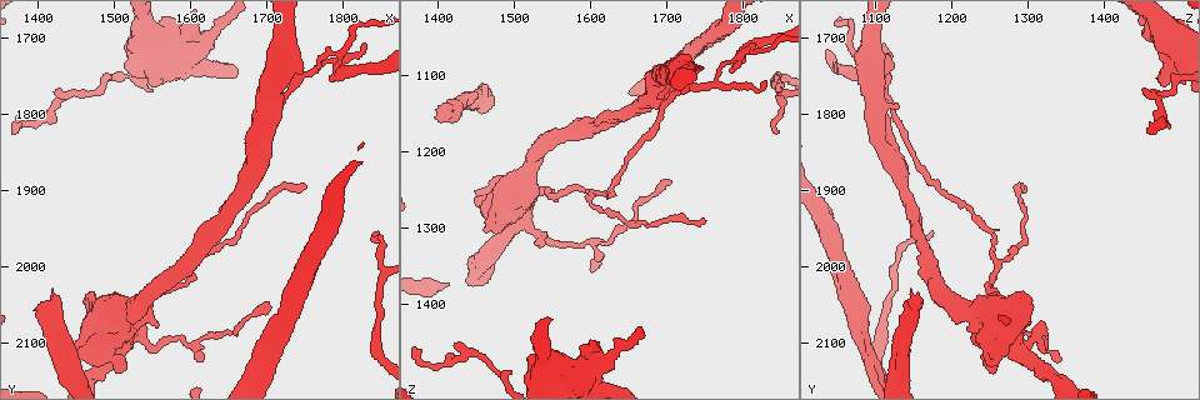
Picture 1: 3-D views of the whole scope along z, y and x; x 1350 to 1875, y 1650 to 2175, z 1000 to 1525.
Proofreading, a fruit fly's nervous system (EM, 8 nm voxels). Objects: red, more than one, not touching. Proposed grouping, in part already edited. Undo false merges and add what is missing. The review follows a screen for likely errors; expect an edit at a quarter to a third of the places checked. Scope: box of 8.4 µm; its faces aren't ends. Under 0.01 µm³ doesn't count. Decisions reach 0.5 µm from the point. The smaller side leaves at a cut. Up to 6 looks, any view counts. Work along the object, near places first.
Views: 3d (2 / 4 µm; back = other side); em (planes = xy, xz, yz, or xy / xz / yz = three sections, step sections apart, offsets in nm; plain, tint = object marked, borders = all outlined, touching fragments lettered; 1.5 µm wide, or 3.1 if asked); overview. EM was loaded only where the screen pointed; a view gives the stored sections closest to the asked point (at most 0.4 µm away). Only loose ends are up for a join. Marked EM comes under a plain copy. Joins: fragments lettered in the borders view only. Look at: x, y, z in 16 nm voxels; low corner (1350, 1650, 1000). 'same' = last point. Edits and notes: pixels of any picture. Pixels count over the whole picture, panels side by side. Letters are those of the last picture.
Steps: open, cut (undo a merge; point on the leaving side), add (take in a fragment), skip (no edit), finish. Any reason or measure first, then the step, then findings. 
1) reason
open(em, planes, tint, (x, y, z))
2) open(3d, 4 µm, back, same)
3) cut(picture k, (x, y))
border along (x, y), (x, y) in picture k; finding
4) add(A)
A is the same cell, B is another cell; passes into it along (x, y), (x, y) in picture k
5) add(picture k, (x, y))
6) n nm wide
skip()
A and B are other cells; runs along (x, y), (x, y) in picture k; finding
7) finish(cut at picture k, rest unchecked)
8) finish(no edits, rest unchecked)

long arm stops here
open(3d, 2 µm, (1420, 2035, 1145))

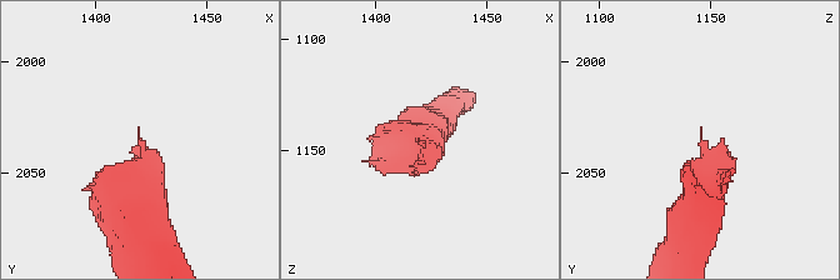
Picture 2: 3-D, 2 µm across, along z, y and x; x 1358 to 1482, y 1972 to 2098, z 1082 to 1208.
open(em, planes, borders, (1421, 2035, 1145))

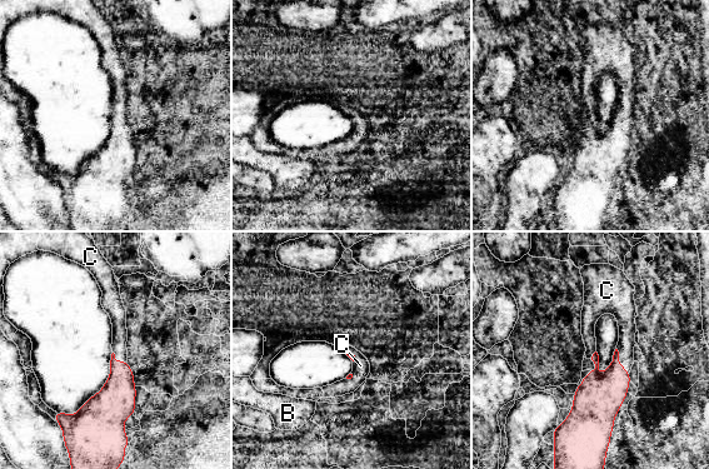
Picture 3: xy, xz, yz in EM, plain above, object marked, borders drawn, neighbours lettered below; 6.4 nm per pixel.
C touches over 180 nm
add(picture 3, (627, 324))
C is the same cell, B is another cell; the neuron continues

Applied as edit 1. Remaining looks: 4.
open(overview)

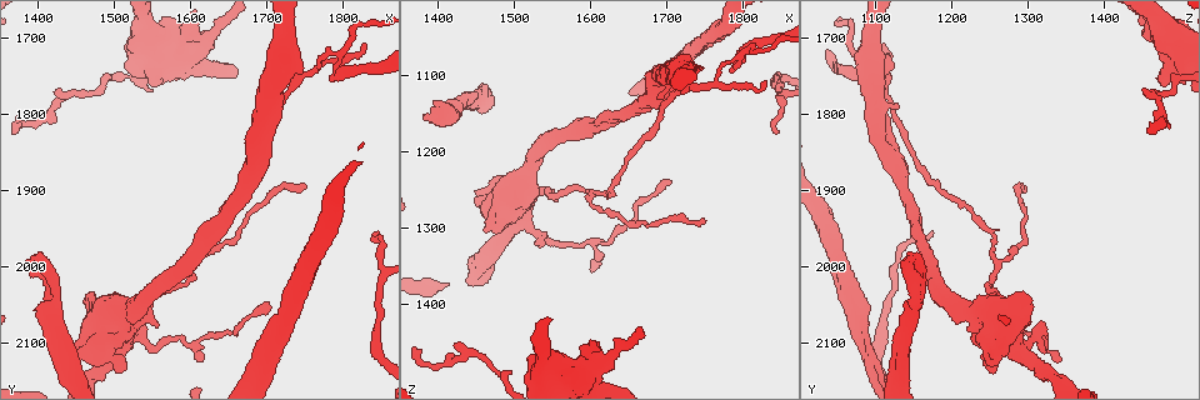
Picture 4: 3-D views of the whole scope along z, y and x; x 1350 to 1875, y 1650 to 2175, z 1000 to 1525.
three-way junction
open(3d, 4 µm, (1545, 2060, 1250))

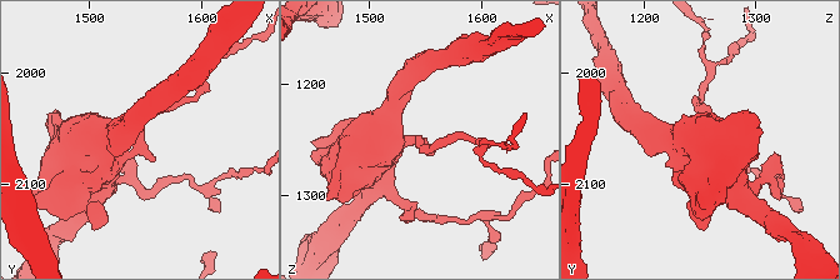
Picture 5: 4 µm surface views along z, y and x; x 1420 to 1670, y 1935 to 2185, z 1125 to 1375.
3 arms; need the tissue
open(em, planes, borders, (1542, 2062, 1250))

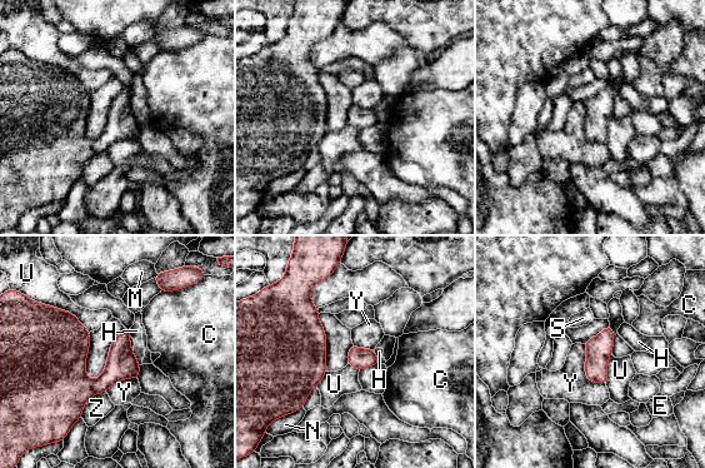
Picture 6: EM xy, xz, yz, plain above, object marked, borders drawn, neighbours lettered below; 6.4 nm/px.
140 nm wide; U touches over 340 nm
skip()
C, E, H, M, N, S, U, Y and Z are other cells; continuous, no second neuron

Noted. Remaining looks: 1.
finish(add at picture 3, rest unchecked)

